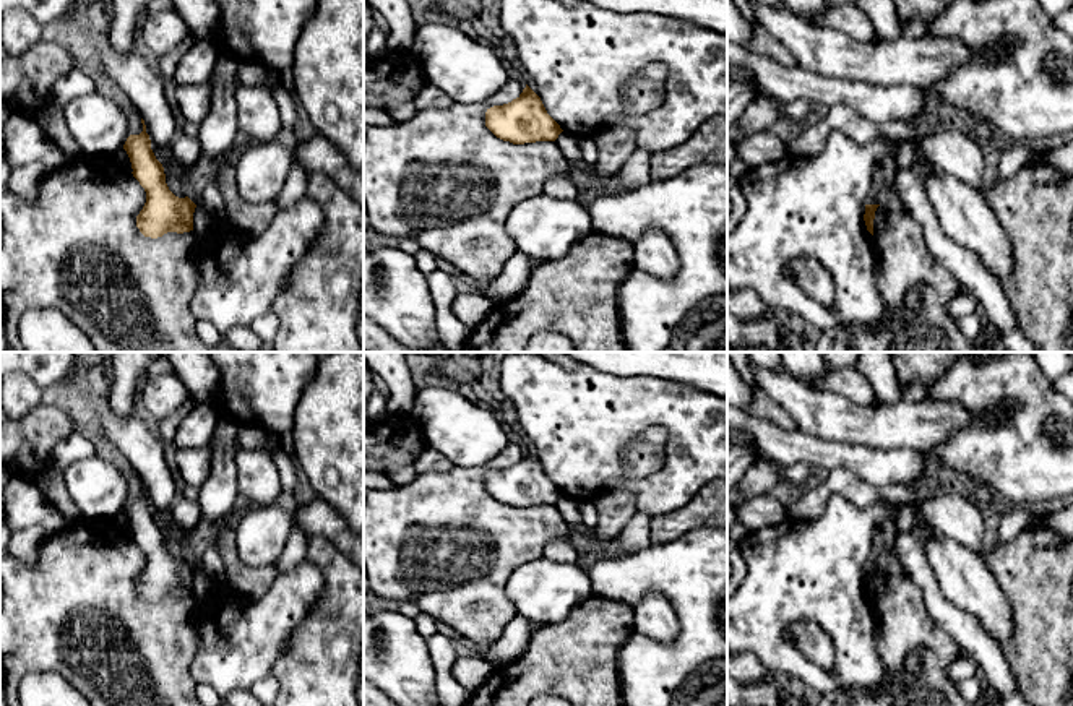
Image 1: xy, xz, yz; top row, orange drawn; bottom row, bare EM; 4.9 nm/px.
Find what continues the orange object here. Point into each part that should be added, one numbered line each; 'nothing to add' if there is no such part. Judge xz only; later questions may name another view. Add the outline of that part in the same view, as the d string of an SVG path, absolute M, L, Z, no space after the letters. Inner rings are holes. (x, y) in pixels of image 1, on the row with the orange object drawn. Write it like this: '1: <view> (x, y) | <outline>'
nothing to add

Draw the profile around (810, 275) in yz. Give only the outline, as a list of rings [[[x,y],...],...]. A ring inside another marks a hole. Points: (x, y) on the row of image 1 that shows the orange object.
[[[797,256],[789,263],[799,287],[825,307],[834,303],[834,281],[830,271],[815,256]]]

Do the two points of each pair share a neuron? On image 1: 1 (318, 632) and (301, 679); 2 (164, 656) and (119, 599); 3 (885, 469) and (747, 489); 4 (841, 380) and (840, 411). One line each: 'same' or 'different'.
1: same
2: same
3: different
4: different

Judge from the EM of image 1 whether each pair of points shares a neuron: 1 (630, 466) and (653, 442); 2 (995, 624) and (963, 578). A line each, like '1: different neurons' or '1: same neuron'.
1: same neuron
2: same neuron

